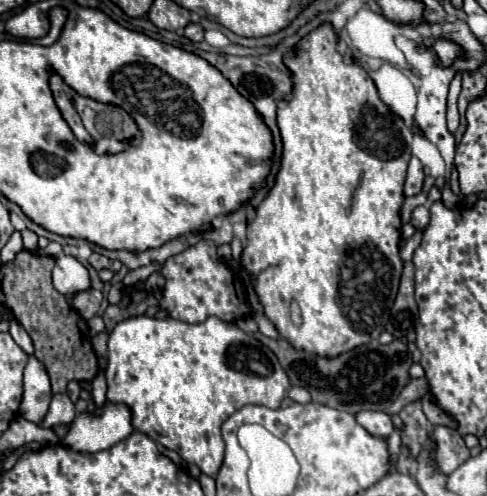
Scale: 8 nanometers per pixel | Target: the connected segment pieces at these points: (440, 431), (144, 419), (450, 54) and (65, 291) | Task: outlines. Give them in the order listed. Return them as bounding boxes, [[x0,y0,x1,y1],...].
[[428,425,470,475],[108,315,290,477],[430,39,462,67],[54,255,90,295]]

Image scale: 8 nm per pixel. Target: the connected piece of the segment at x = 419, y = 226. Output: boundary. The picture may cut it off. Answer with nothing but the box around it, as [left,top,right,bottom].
[412,207,430,231]

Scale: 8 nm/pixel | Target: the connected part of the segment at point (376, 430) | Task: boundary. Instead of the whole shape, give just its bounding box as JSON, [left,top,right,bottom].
[356,411,394,439]

